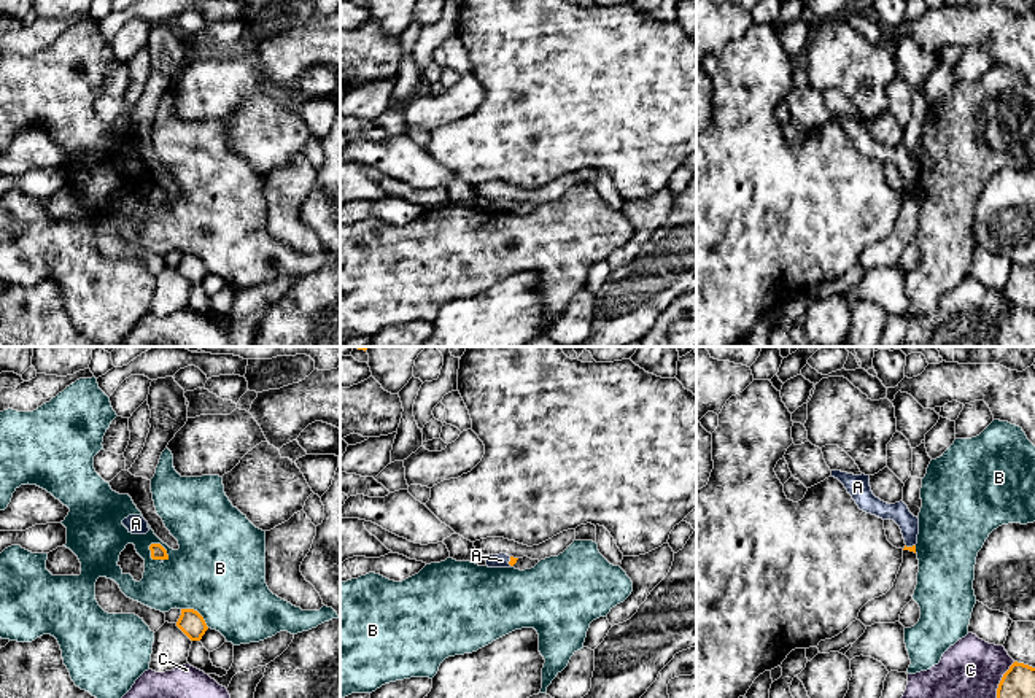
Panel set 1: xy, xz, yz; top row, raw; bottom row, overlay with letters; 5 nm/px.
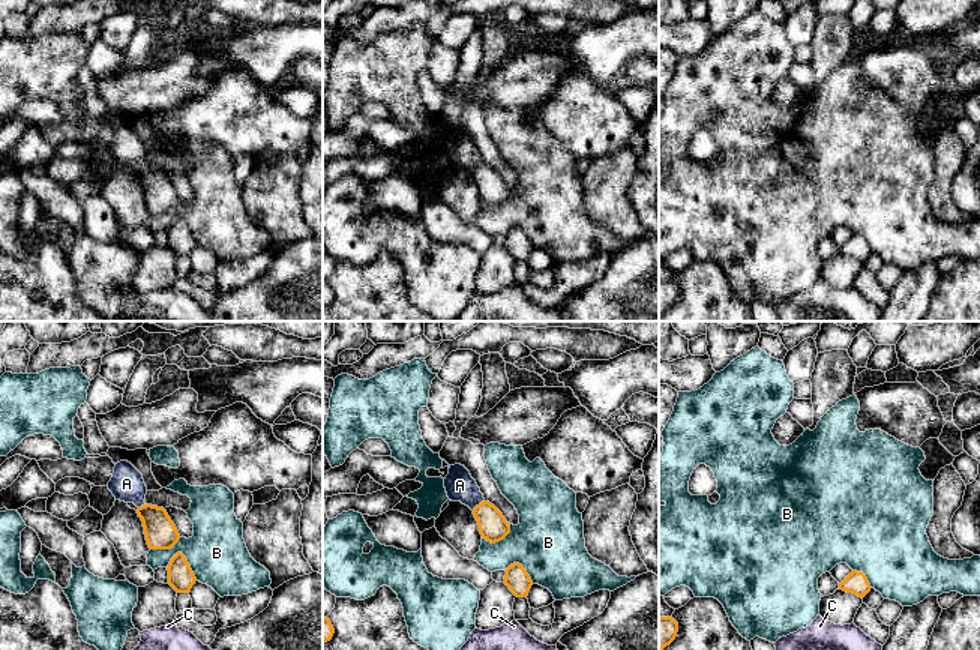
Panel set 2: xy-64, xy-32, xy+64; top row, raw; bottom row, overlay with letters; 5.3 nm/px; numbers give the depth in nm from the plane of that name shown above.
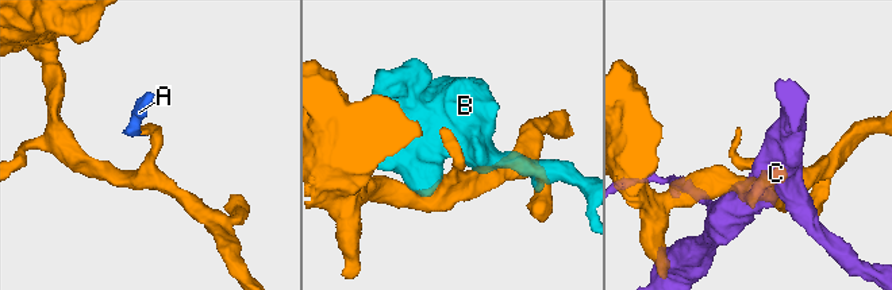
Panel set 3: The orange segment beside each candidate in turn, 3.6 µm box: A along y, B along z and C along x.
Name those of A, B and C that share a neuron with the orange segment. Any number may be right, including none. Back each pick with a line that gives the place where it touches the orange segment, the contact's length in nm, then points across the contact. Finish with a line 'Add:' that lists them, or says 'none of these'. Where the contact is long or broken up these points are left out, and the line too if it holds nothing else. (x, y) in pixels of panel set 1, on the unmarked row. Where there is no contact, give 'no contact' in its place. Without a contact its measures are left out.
A: contact xz (509, 205); length 60 nm; way xz (512, 205), (509, 205), (501, 204)
Add: A

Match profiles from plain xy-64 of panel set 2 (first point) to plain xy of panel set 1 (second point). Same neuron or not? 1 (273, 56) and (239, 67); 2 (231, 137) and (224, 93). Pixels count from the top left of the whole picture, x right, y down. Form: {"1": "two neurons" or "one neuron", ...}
{"1": "two neurons", "2": "two neurons"}

